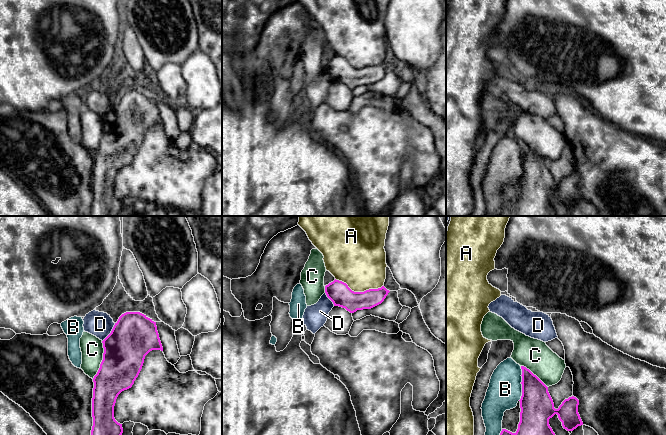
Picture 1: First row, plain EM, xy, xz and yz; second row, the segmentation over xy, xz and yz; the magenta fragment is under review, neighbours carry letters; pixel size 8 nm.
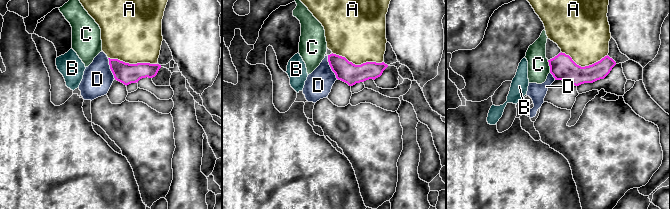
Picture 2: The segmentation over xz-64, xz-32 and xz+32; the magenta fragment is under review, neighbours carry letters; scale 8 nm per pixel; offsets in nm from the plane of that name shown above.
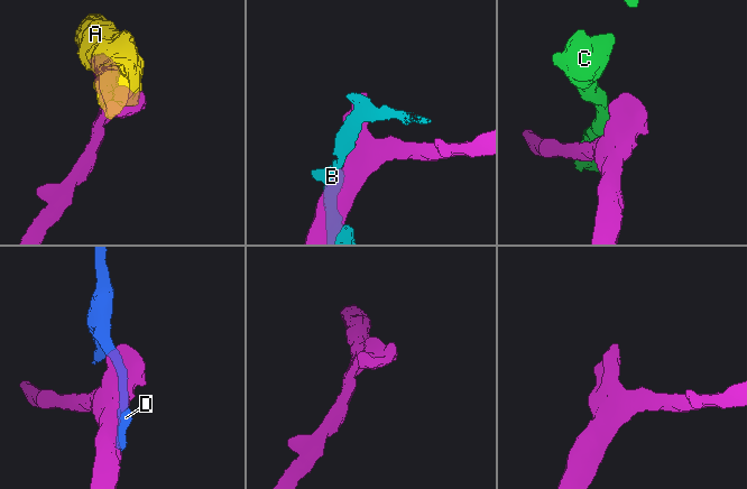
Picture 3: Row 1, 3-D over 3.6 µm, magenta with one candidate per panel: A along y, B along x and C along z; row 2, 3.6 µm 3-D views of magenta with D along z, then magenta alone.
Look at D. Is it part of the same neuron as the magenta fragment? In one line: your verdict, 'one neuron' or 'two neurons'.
two neurons

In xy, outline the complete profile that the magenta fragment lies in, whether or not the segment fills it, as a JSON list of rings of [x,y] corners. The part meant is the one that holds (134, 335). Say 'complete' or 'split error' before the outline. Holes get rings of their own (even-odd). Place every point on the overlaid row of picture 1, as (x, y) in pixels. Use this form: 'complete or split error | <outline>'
complete | [[[126,312],[102,341],[103,360],[93,378],[91,435],[122,435],[122,424],[114,418],[118,395],[132,387],[145,356],[163,347],[156,322],[140,312]]]

